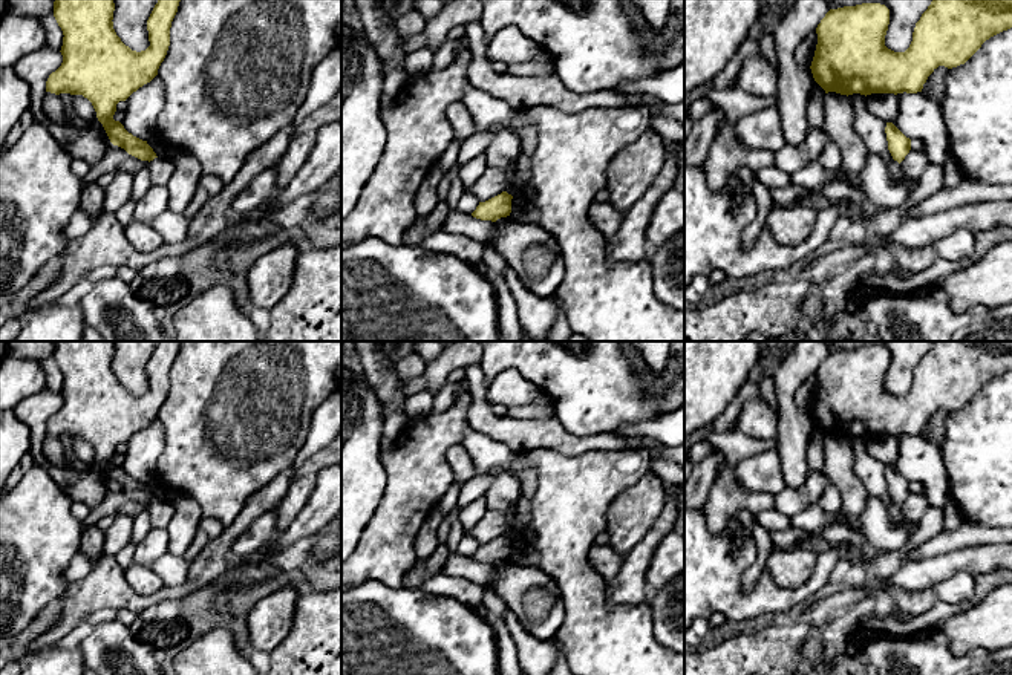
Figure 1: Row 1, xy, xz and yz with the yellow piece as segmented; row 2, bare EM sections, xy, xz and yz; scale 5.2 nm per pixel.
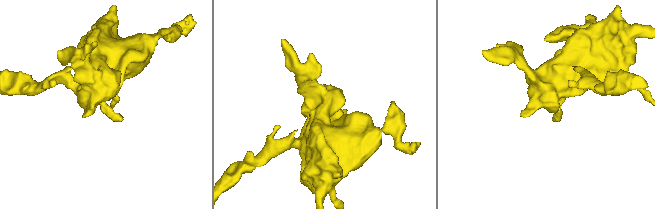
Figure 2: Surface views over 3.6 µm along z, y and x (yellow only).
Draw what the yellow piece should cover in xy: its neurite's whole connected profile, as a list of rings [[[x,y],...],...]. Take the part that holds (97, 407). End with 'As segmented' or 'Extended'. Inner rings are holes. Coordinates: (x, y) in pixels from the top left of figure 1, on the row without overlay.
[[[55,341],[54,360],[63,373],[61,409],[46,424],[46,435],[60,438],[83,438],[87,441],[98,464],[103,467],[110,485],[124,491],[141,504],[153,504],[156,496],[147,487],[129,476],[119,464],[113,462],[116,447],[126,444],[133,435],[150,426],[164,404],[170,389],[170,370],[181,341],[158,341],[149,363],[149,384],[145,393],[136,395],[126,389],[113,372],[113,341]]]. As segmented

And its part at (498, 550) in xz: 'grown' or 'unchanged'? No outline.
unchanged

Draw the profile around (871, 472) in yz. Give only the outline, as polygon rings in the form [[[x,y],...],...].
[[[853,436],[848,438],[848,442],[854,455],[854,473],[860,478],[865,488],[870,494],[877,496],[885,502],[894,525],[908,525],[908,519],[902,514],[900,507],[893,502],[888,493],[885,476],[886,465],[867,452],[865,438]]]

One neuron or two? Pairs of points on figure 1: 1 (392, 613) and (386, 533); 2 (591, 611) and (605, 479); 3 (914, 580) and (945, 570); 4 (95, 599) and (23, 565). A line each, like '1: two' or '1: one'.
1: two
2: one
3: one
4: two

